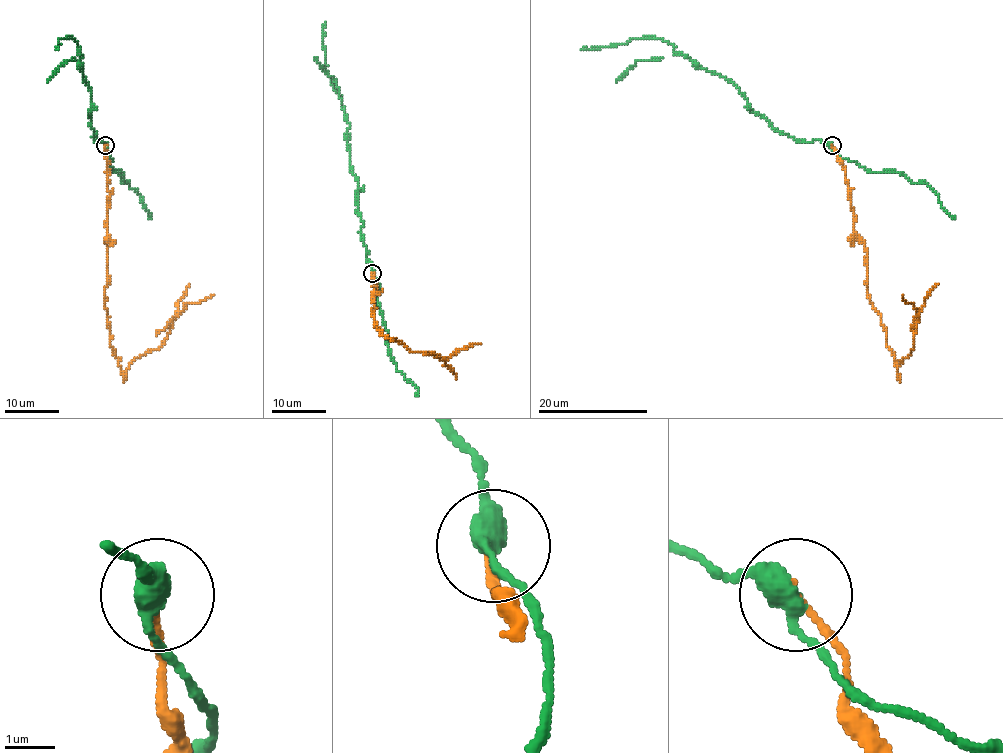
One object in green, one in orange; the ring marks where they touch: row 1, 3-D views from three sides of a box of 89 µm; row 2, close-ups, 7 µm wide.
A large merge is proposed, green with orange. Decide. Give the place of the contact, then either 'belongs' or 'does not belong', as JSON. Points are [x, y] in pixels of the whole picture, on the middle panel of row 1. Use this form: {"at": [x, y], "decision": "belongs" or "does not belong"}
{"at": [372, 273], "decision": "does not belong"}

